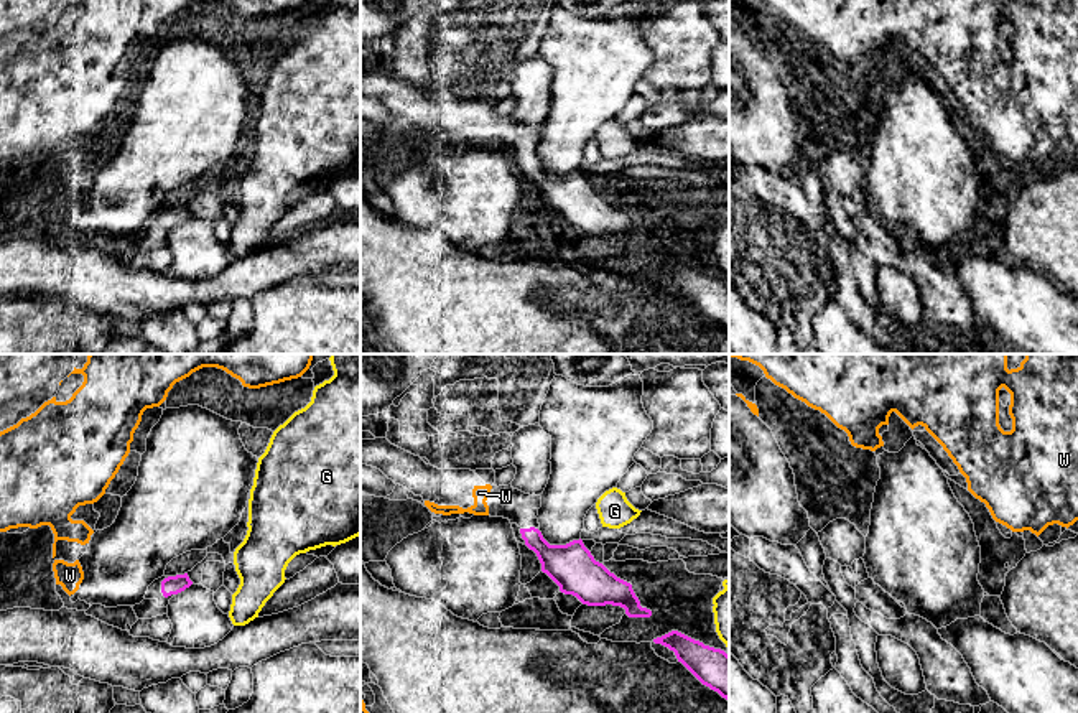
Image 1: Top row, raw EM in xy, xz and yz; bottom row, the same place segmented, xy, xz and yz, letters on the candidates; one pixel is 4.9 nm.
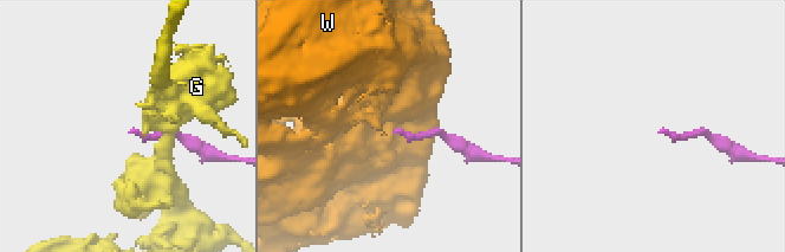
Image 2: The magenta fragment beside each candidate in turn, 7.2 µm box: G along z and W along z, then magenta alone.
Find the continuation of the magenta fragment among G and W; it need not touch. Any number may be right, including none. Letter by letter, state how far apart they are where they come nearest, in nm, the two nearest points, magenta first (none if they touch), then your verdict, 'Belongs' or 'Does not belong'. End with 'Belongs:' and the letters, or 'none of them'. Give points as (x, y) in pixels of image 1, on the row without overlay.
G: Distance 20 nm. Across: xz (724, 284), (728, 280). Does not belong
W: Distance 180 nm. Across: xz (520, 160), (487, 145). Does not belong
Belongs: none of them

